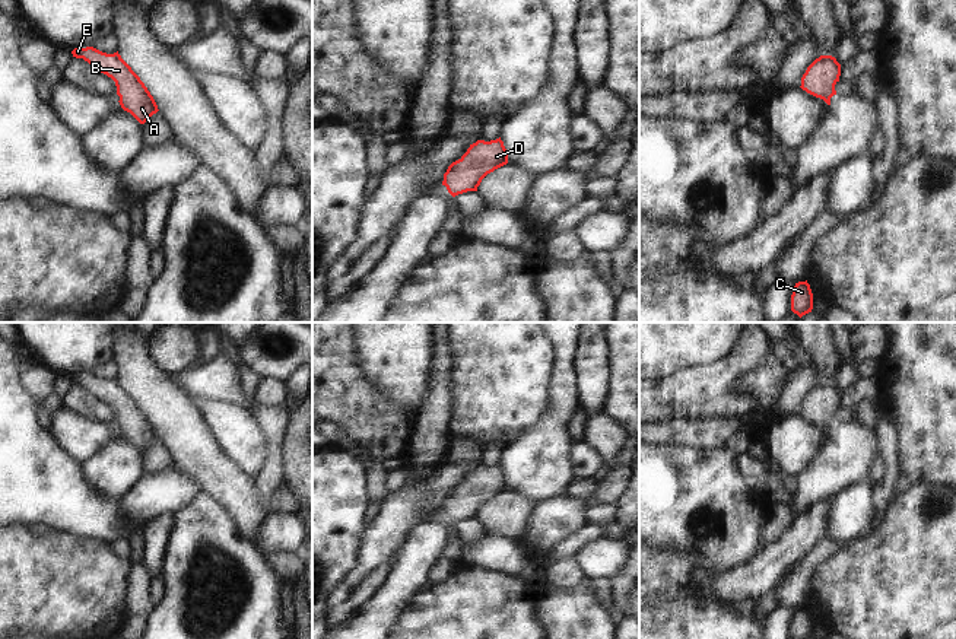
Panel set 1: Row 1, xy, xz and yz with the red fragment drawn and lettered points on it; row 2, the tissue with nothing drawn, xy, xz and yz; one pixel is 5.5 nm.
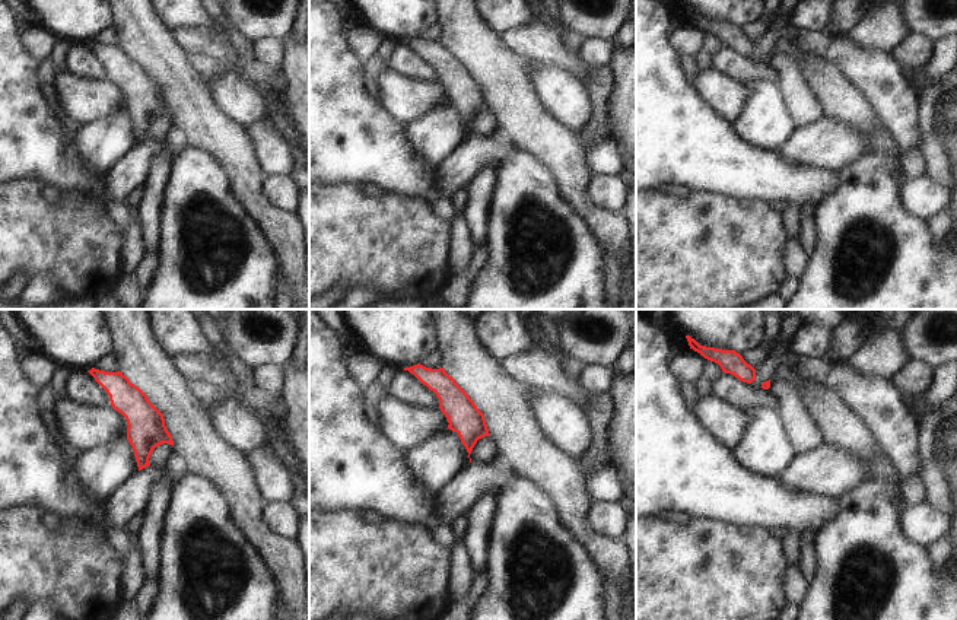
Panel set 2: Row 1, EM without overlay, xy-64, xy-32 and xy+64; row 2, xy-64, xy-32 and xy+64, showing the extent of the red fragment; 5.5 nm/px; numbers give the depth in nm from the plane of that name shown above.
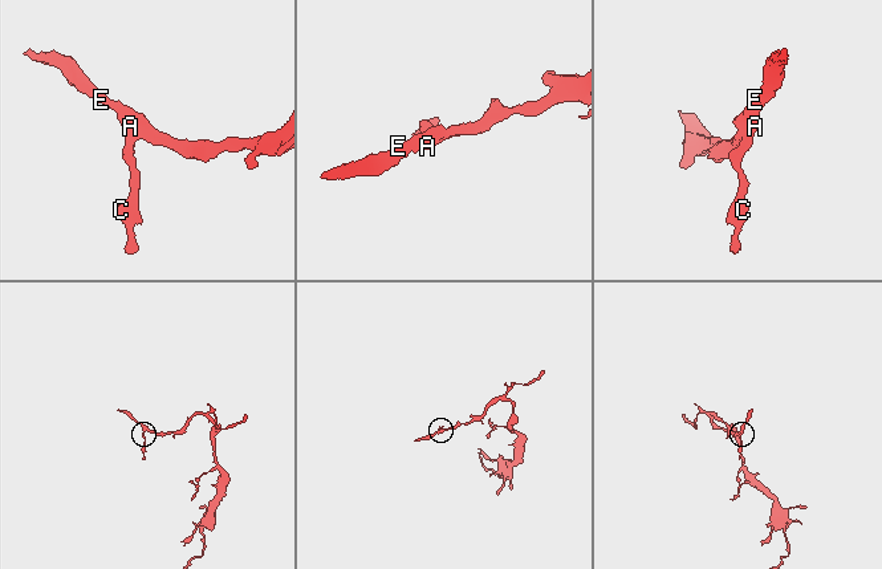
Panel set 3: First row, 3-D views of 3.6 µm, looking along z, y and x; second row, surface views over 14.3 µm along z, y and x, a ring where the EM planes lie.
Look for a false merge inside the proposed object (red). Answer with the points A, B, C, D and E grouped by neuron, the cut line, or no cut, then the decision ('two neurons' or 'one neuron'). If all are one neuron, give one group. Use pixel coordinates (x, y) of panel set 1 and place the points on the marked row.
groups A B C D E; cut none; one neuron

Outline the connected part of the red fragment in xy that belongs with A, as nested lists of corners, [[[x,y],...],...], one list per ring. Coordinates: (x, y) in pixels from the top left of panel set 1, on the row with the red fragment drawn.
[[[86,47],[74,48],[72,54],[76,58],[83,58],[115,82],[121,108],[130,112],[140,124],[149,121],[159,111],[144,83],[121,58],[118,51],[107,54],[93,47]]]

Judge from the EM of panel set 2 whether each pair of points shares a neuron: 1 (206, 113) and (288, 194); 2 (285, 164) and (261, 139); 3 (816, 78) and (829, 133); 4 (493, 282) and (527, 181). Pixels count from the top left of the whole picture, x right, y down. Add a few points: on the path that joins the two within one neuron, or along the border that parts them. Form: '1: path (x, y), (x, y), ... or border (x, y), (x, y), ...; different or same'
1: border (269, 175), (264, 193), (280, 207); different
2: path (280, 158), (267, 145); same
3: border (827, 115), (859, 129); different
4: path (502, 257), (502, 213), (509, 206); same

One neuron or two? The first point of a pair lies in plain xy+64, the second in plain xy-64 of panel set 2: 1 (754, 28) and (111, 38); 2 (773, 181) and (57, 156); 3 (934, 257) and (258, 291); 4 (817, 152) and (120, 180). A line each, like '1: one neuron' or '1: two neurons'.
1: one neuron
2: one neuron
3: one neuron
4: one neuron

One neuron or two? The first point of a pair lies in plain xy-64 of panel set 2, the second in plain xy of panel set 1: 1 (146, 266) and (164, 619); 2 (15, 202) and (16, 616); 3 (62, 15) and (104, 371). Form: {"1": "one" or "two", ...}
{"1": "two", "2": "one", "3": "two"}

